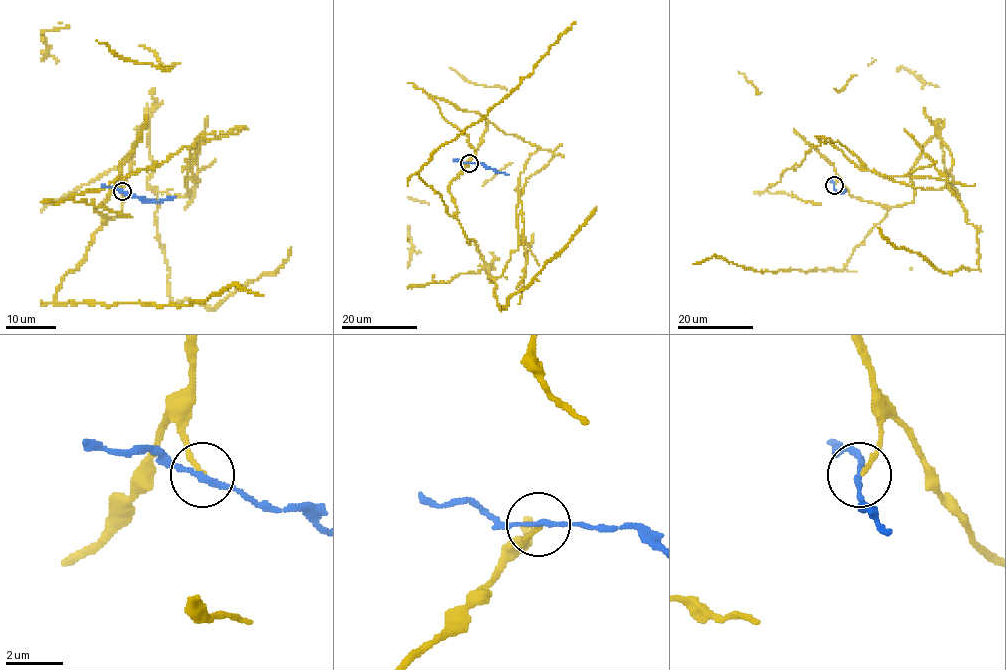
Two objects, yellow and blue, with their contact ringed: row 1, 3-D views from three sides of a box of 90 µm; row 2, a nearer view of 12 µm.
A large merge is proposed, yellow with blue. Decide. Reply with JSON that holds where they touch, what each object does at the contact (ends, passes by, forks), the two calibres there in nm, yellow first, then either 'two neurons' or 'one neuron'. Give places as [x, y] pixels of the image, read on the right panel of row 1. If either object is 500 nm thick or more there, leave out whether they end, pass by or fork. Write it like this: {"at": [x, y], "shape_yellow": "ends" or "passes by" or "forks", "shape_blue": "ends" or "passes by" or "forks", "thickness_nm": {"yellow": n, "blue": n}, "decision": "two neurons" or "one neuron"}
{"at": [834, 185], "shape_yellow": "ends", "shape_blue": "passes by", "thickness_nm": {"yellow": 150, "blue": 170}, "decision": "two neurons"}

